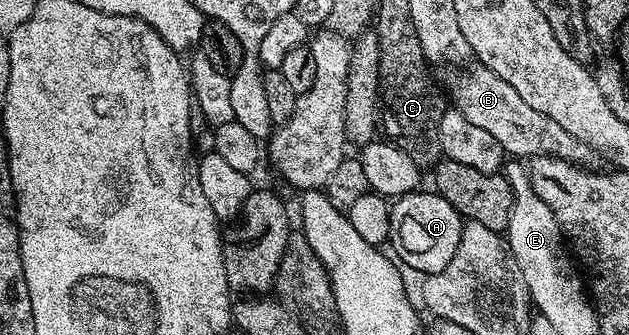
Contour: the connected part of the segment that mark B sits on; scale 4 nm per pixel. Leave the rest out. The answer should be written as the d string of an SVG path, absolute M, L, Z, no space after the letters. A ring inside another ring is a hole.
M480 64L472 65L473 68L452 78L449 86L449 95L452 105L467 116L471 124L486 129L498 140L504 148L506 155L513 158L530 158L539 155L551 155L553 157L567 159L576 165L586 165L595 158L589 146L583 144L575 136L564 131L555 120L544 116L527 104L527 100L503 80L495 72L491 72Z

